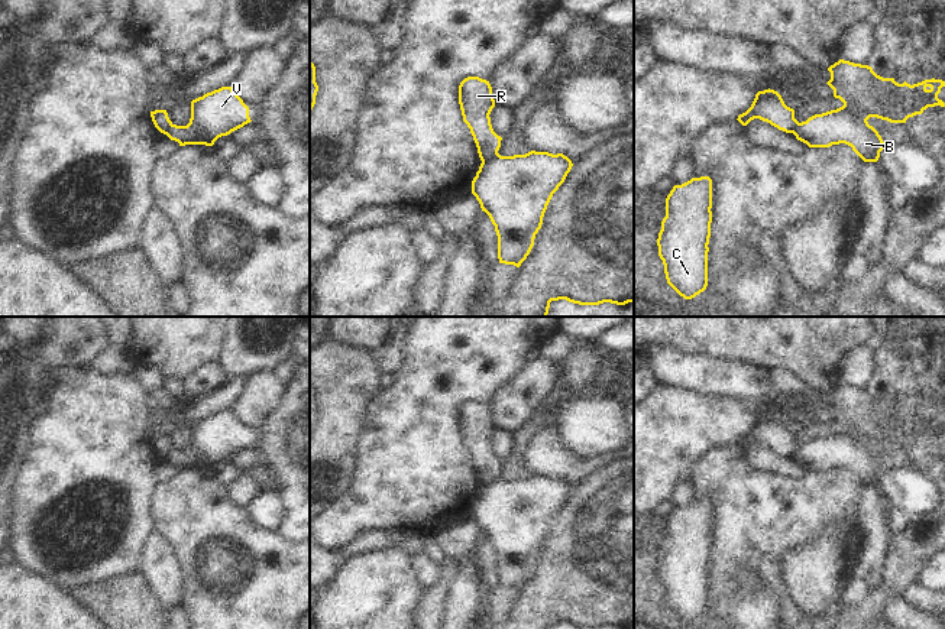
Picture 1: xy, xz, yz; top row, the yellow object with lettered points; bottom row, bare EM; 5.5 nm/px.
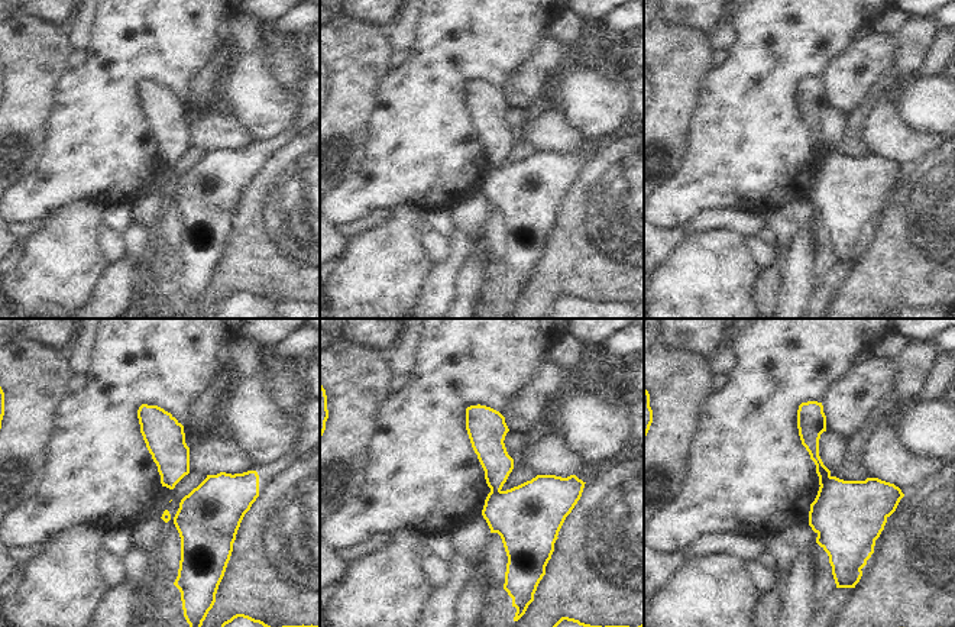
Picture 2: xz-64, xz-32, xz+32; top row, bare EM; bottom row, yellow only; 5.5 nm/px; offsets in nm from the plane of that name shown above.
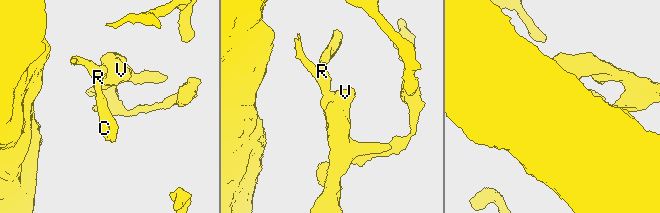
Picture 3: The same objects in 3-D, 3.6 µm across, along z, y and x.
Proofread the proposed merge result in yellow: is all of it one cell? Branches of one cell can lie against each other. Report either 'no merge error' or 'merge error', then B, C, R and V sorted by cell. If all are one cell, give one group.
merge error | B V / C R

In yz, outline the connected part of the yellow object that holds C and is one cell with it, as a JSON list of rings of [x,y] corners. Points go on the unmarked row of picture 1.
[[[692,502],[674,509],[666,522],[657,570],[667,607],[685,623],[708,610],[708,575],[712,547],[712,503]]]

